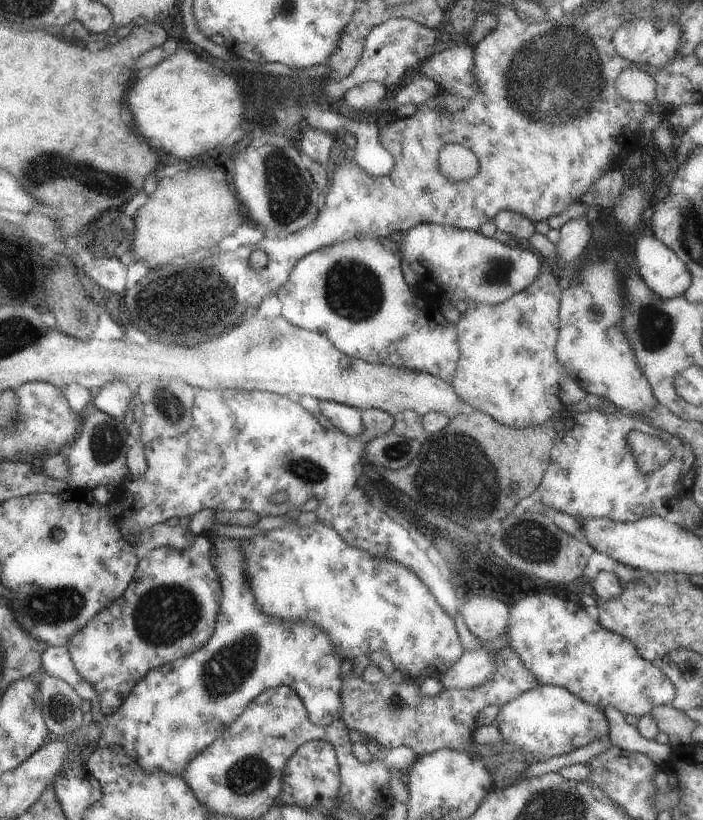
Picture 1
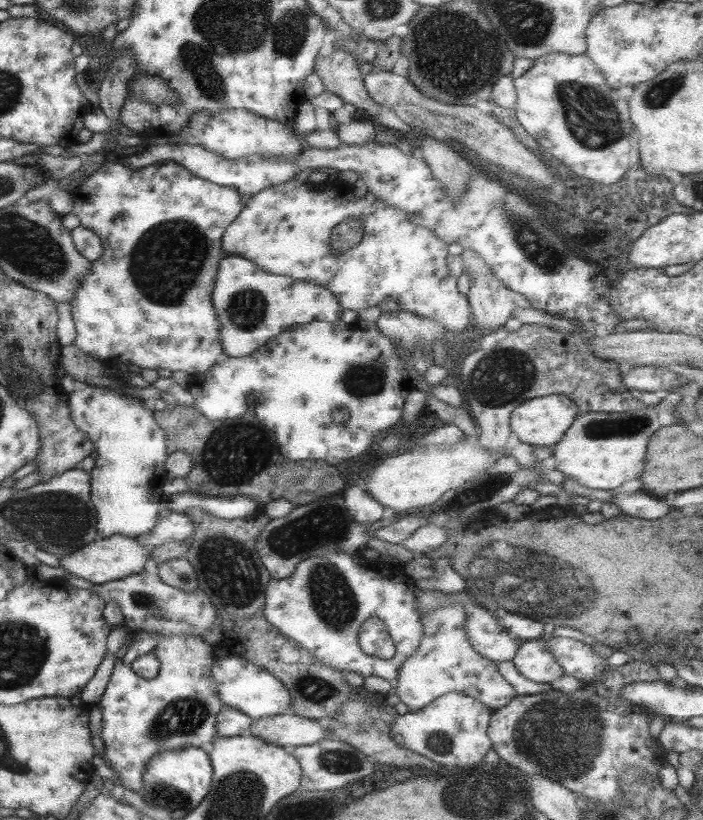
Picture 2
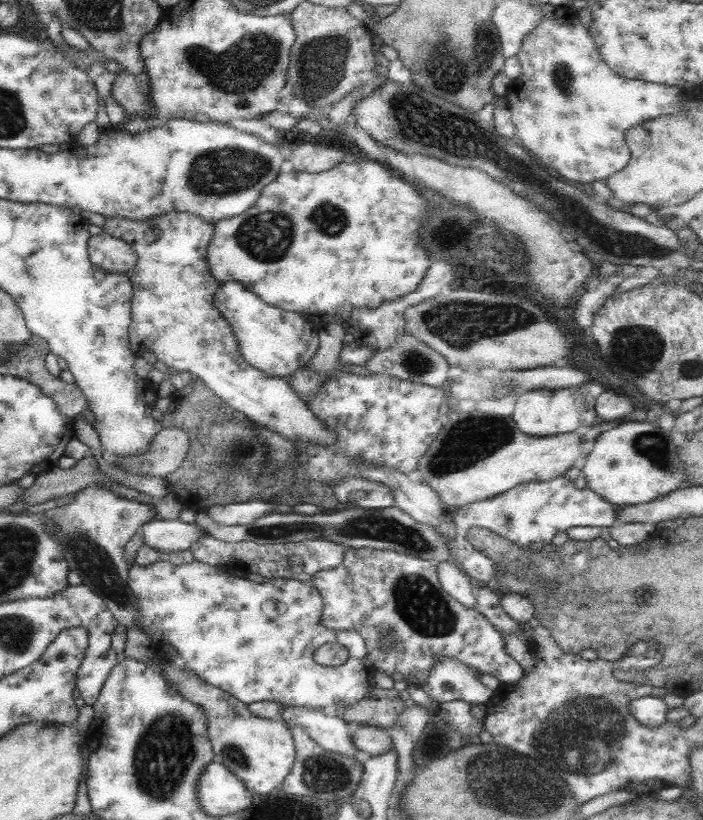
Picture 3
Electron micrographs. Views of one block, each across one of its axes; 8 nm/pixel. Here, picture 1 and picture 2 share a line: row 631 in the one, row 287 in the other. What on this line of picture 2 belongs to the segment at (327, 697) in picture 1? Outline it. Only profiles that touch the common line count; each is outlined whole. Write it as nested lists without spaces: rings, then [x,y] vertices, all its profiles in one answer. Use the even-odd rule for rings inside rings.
[[[223,254],[217,262],[211,307],[220,324],[223,353],[230,358],[249,357],[270,339],[300,324],[336,322],[342,311],[337,298],[329,290],[289,277],[265,274],[251,260],[233,254]]]

